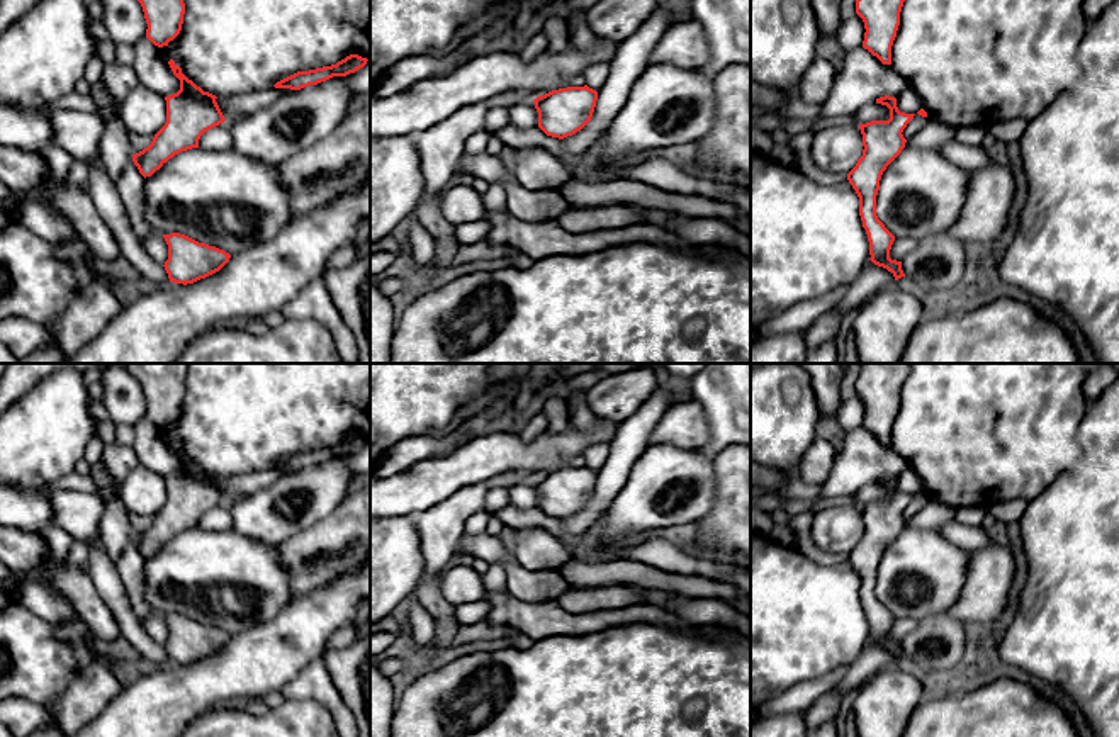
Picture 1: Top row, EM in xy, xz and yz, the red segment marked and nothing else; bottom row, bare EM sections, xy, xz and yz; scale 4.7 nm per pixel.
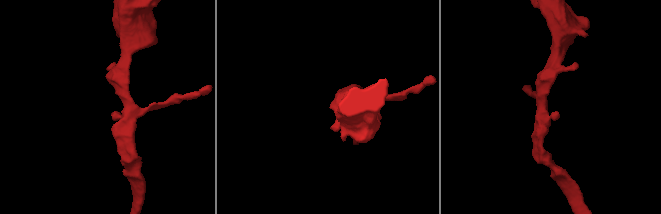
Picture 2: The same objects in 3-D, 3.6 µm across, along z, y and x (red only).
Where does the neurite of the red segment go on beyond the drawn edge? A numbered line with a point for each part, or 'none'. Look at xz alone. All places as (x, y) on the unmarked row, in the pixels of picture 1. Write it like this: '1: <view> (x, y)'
none

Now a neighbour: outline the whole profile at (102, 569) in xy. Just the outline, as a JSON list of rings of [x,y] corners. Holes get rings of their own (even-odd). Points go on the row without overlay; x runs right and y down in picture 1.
[[[100,533],[88,543],[87,571],[93,581],[98,596],[110,610],[117,622],[122,637],[136,649],[136,652],[160,666],[170,662],[163,645],[156,644],[143,628],[138,615],[134,613],[126,586],[117,572],[115,562],[107,554]]]

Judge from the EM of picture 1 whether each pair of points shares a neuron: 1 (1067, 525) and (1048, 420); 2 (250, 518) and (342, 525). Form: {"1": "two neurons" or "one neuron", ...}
{"1": "two neurons", "2": "two neurons"}

